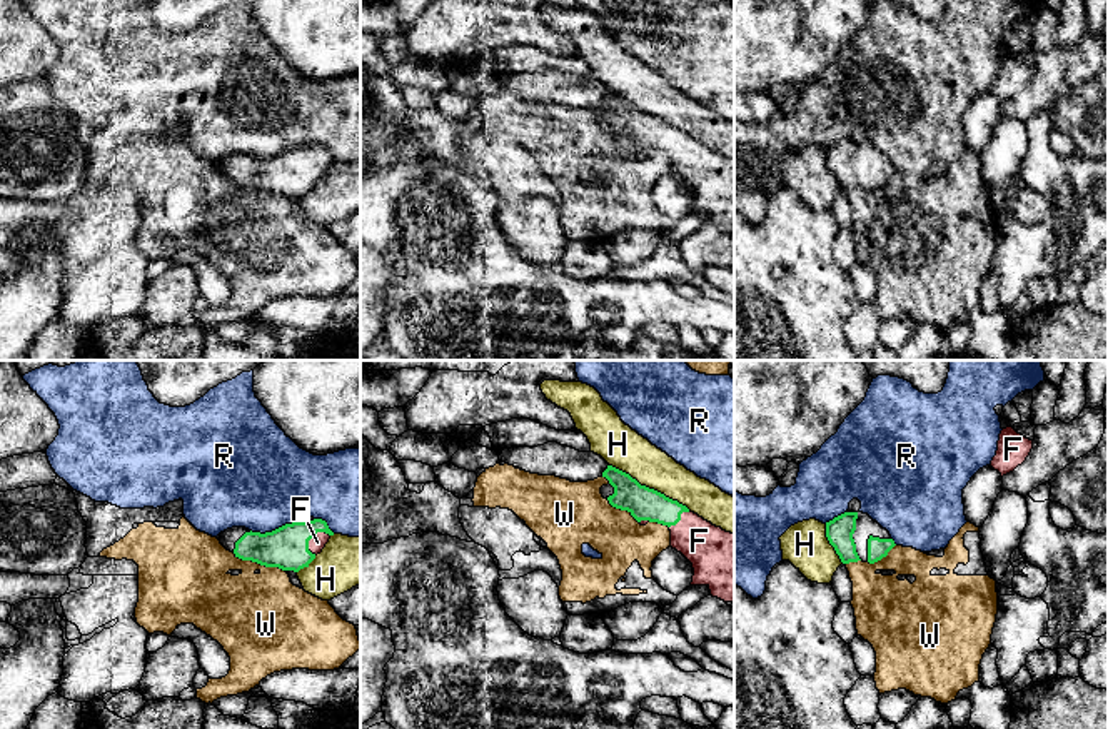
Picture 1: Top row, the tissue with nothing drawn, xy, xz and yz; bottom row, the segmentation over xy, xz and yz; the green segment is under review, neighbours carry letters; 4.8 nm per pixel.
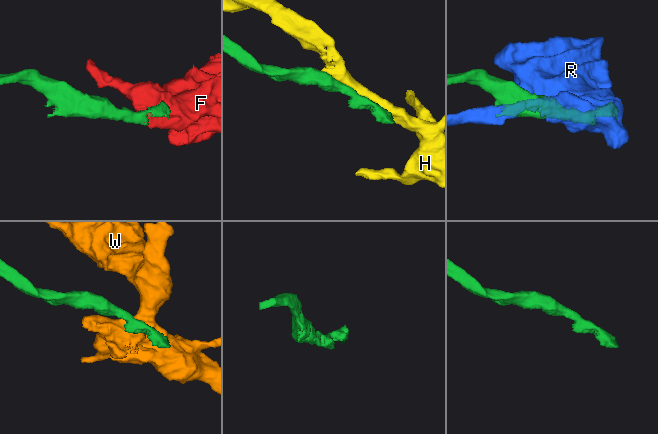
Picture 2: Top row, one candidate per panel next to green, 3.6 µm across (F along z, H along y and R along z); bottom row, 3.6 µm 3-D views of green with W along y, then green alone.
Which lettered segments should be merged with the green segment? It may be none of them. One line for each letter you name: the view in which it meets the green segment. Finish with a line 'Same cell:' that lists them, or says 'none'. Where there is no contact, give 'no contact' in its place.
F: meets green in xy
Same cell: F

